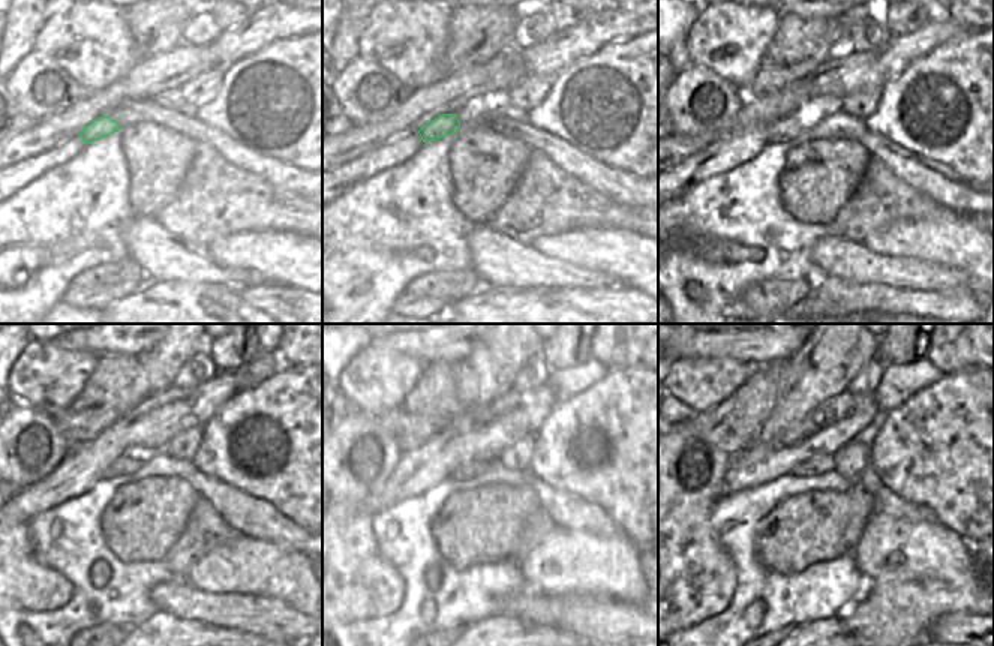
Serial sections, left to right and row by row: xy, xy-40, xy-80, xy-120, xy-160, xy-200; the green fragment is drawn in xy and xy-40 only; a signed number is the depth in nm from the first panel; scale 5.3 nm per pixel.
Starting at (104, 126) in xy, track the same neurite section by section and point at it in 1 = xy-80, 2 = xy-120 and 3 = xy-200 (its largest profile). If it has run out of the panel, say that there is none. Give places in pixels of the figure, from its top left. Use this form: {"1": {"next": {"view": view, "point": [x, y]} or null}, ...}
{"1": {"next": {"view": "xy-80", "point": [787, 128]}}, "2": {"next": {"view": "xy-120", "point": [123, 465]}}, "3": {"next": {"view": "xy-200", "point": [816, 466]}}}

